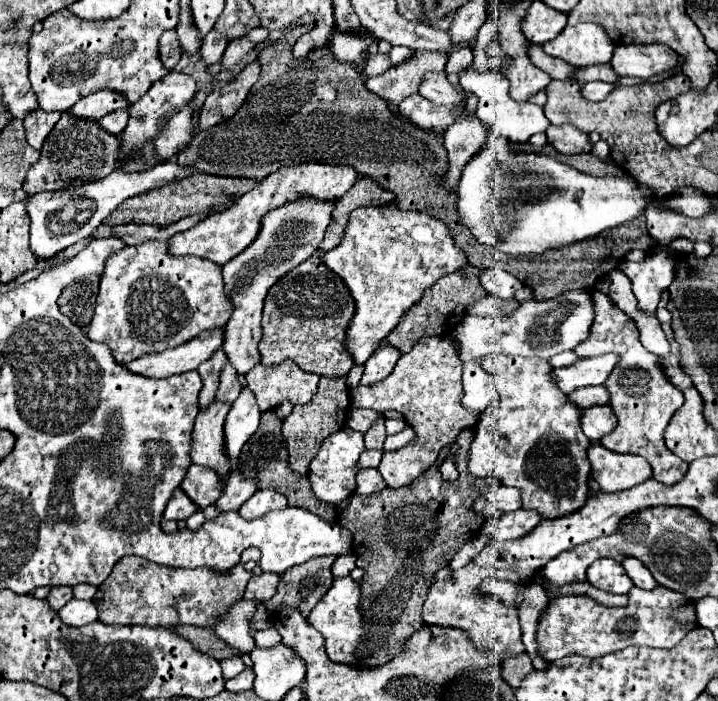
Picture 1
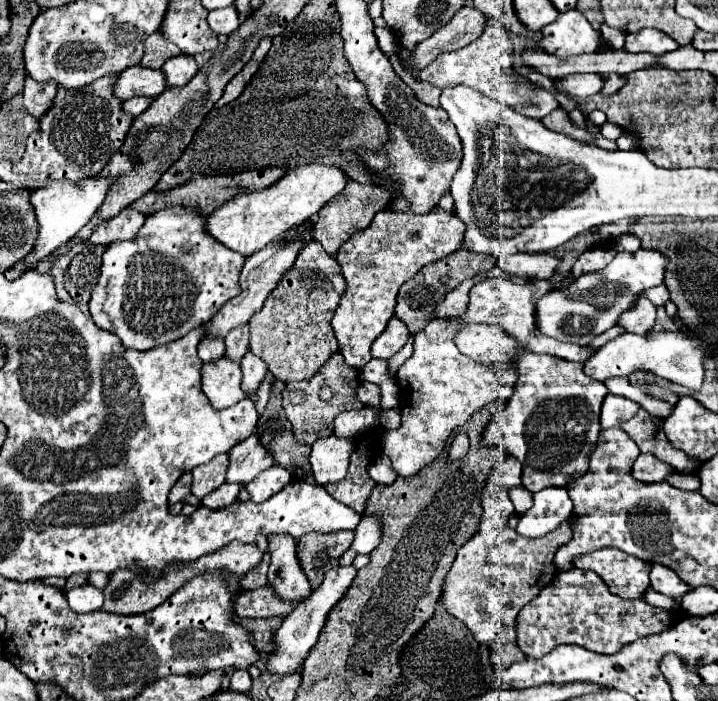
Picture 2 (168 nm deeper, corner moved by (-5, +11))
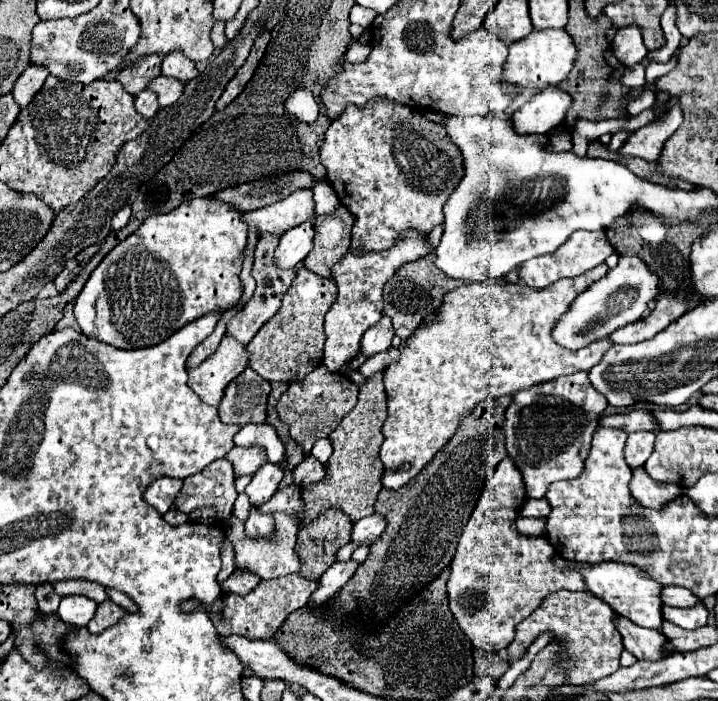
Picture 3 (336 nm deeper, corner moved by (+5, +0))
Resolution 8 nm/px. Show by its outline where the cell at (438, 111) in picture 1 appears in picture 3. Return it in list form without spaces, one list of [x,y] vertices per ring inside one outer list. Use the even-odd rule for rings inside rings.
[[[353,41],[349,44],[348,50],[346,51],[346,59],[351,63],[361,63],[365,61],[371,52],[371,46],[369,45],[370,44],[364,46]]]

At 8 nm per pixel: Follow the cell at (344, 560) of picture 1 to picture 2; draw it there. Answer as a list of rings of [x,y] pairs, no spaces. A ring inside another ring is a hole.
[[[364,515],[354,533],[356,537],[352,549],[356,553],[372,553],[372,549],[380,543],[382,537],[382,519],[378,515]]]

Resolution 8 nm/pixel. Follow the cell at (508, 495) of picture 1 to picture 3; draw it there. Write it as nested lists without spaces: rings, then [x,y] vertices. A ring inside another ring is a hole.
[[[518,516],[516,518],[516,530],[522,534],[540,534],[544,532],[546,520],[544,518],[526,518],[526,516]]]

